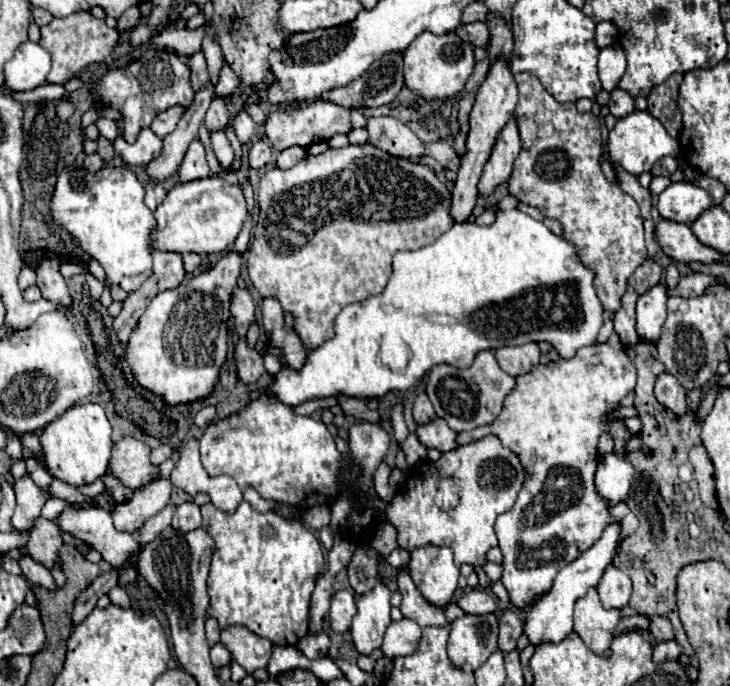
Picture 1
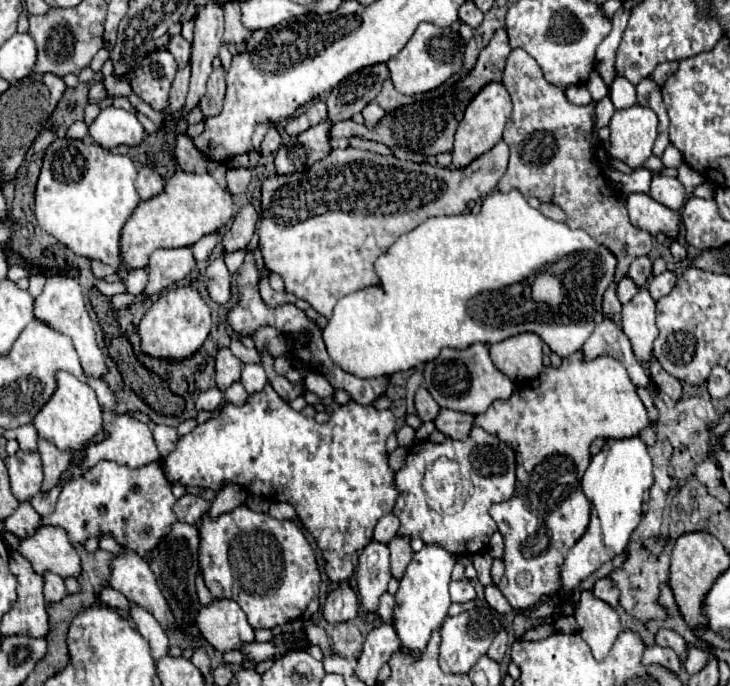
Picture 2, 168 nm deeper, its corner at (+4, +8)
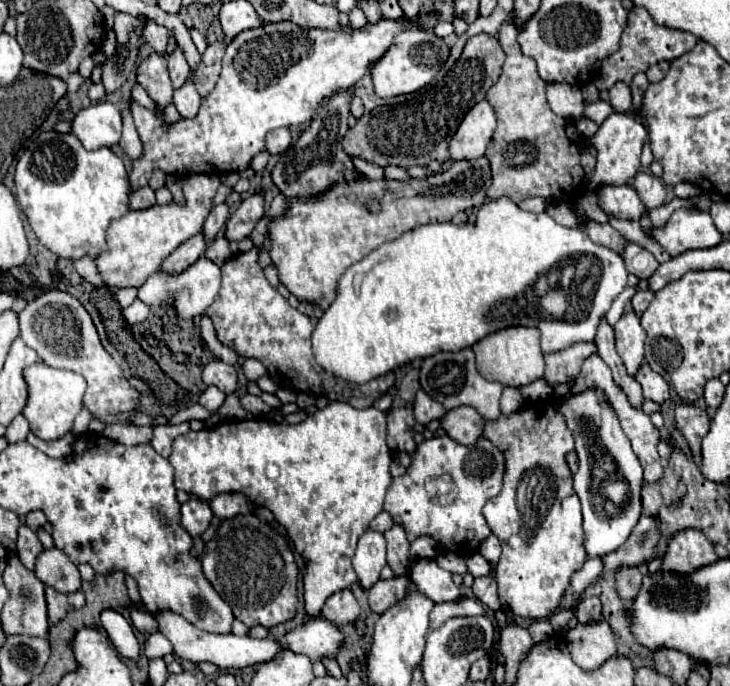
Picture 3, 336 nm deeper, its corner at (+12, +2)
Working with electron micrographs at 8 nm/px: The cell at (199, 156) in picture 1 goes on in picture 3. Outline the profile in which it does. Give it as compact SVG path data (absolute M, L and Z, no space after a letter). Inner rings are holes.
M188 78L184 82L182 88L176 88L174 90L174 98L172 98L172 104L176 106L176 110L180 112L180 116L184 118L194 118L198 114L198 106L200 106L200 94L194 86L194 80Z

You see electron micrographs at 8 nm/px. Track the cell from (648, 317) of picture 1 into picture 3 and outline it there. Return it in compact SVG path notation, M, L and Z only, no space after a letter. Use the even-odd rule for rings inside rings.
M634 312L622 314L622 318L614 326L614 340L616 340L616 350L626 366L626 372L630 376L636 374L644 360L644 328L640 326L640 318Z

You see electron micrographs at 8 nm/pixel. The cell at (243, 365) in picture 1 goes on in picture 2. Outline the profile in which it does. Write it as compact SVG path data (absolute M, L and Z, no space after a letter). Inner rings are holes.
M222 348L216 356L216 382L220 390L226 390L232 382L240 380L240 372L242 372L244 364L242 360L238 360L230 348Z

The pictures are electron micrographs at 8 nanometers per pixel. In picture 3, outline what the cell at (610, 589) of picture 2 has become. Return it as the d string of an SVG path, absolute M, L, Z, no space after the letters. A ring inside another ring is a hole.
M596 596L592 598L584 598L578 608L576 608L576 618L580 624L588 624L588 622L598 622L600 620L600 600Z

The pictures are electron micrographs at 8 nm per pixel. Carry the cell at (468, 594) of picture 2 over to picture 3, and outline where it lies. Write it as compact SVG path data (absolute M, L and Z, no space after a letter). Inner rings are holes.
M412 558L408 566L408 578L414 582L416 590L426 598L440 602L452 602L460 596L452 574L436 564L434 558Z

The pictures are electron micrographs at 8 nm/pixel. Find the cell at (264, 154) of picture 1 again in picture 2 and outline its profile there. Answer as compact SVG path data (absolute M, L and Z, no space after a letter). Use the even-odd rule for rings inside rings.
M270 128L260 144L260 156L272 154L274 150L278 150L278 146L280 146L280 132L276 128Z

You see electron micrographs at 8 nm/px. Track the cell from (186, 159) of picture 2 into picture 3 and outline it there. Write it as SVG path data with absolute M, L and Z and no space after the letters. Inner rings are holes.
M152 52L138 66L138 84L148 90L148 94L158 102L158 106L166 106L172 102L172 82L166 68L166 58Z

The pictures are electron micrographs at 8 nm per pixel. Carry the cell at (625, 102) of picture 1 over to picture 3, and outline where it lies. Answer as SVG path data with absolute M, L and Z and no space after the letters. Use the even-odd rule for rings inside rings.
M616 82L610 90L610 104L616 112L630 112L632 108L632 96L630 96L630 86L624 82Z

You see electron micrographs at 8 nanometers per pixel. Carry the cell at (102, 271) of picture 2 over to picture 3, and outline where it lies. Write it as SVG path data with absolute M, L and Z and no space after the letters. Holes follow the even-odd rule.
M192 174L184 180L184 196L186 206L178 206L176 202L170 202L166 206L152 206L146 210L130 210L118 220L110 222L110 228L106 230L106 252L100 252L96 256L96 268L110 288L138 288L146 282L150 274L160 270L164 258L176 250L182 242L192 238L202 230L202 224L212 210L212 198L220 186L220 178L214 174Z

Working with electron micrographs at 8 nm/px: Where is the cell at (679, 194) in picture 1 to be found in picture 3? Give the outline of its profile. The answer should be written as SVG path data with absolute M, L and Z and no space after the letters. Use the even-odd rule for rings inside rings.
M638 172L638 174L634 176L632 186L634 186L636 192L640 194L640 198L642 198L644 206L646 206L648 210L662 206L664 200L666 200L666 190L664 190L662 180L656 178L656 176L652 176L652 174Z

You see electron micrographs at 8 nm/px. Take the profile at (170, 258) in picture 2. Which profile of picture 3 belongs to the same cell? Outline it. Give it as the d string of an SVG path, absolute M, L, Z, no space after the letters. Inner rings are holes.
M204 232L188 238L182 242L162 264L162 270L168 270L170 274L178 274L180 270L186 270L192 262L196 262L206 252L206 238Z

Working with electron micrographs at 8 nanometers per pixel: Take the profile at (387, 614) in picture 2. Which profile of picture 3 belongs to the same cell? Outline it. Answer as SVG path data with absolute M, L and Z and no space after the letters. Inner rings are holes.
M392 576L390 580L378 580L370 588L370 608L378 614L386 612L392 604L400 602L408 592L408 578L406 576Z

